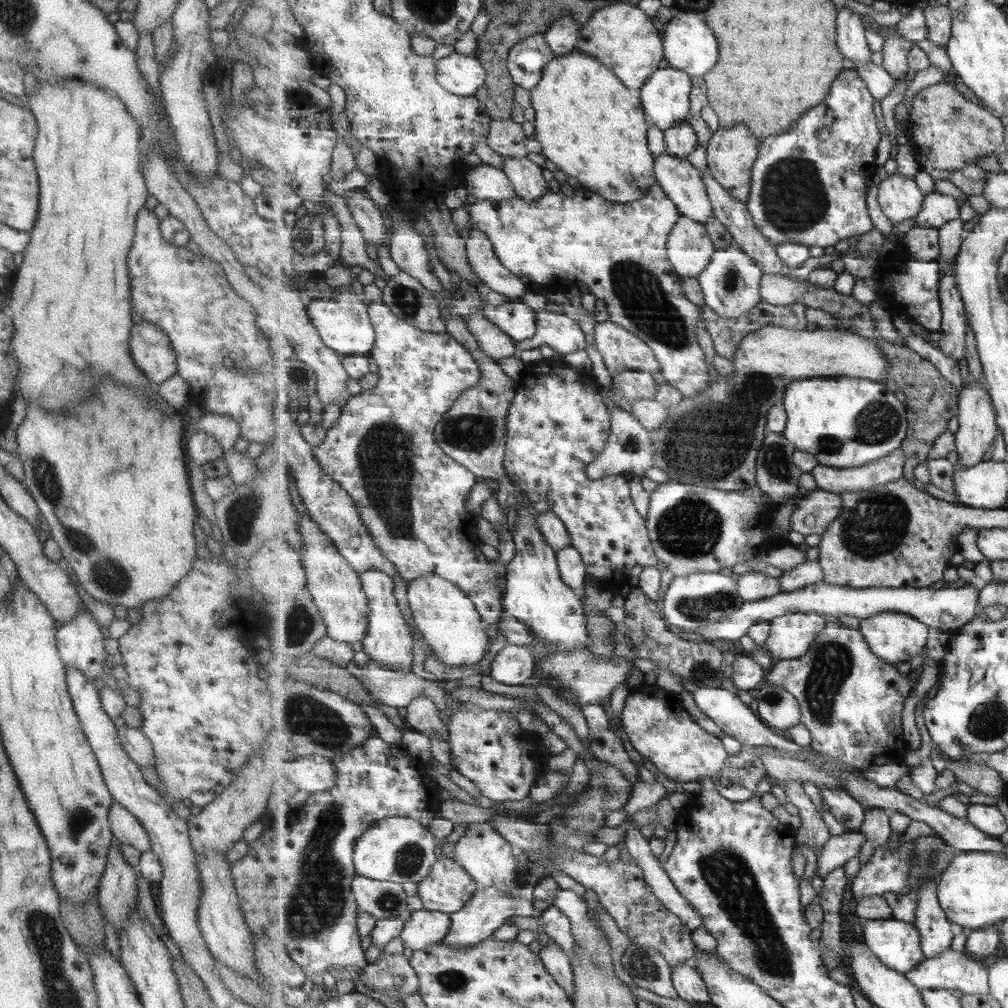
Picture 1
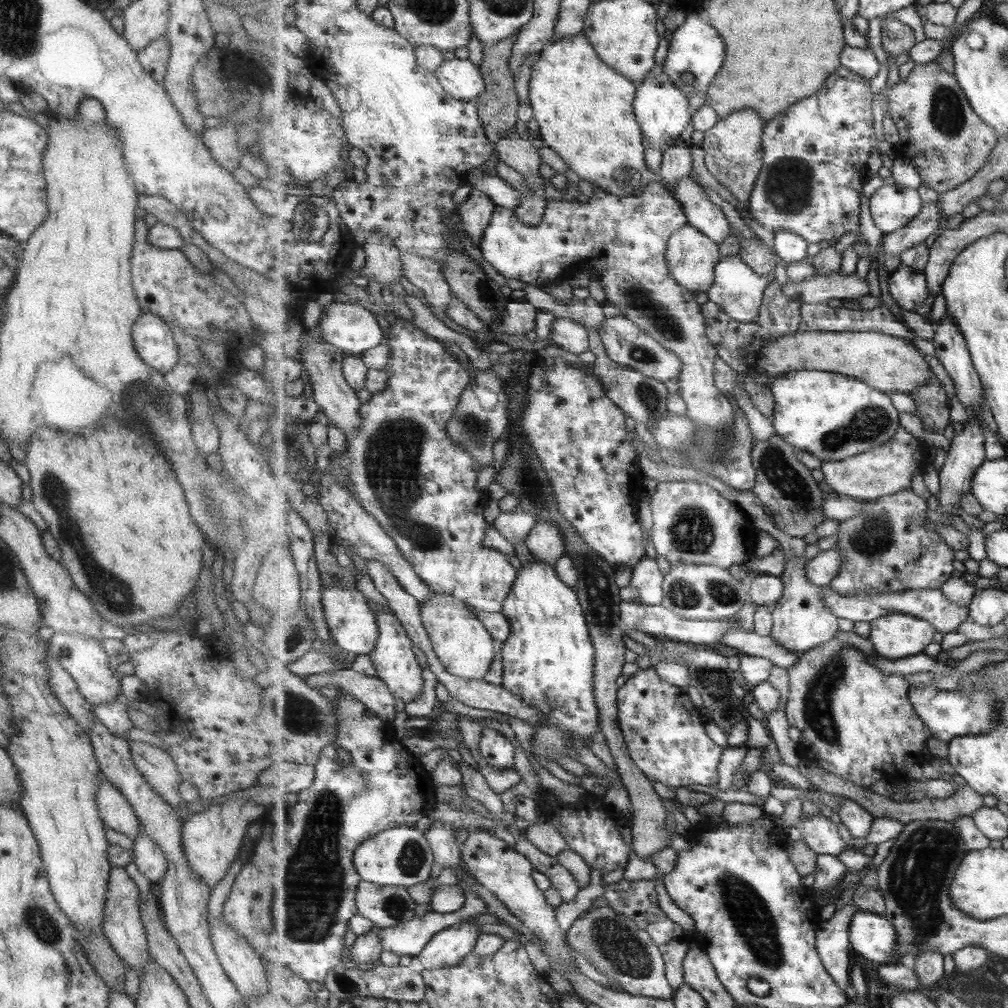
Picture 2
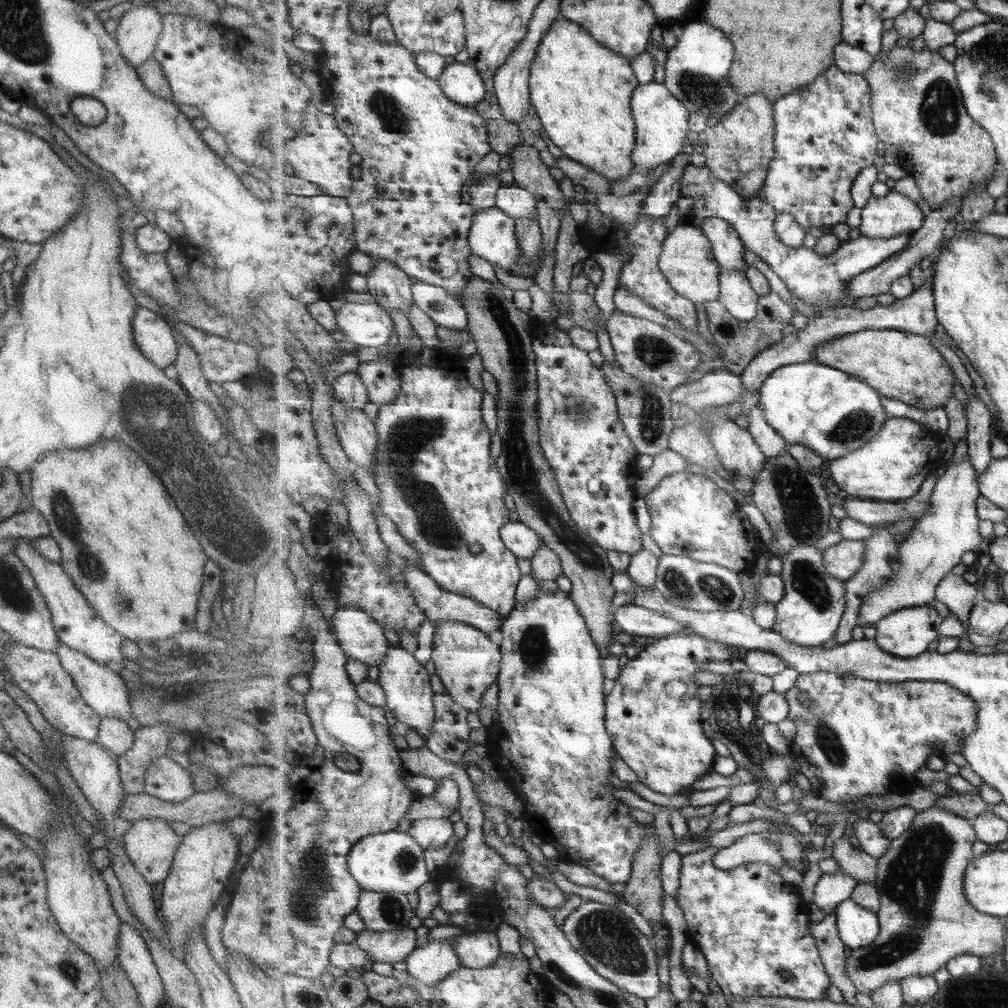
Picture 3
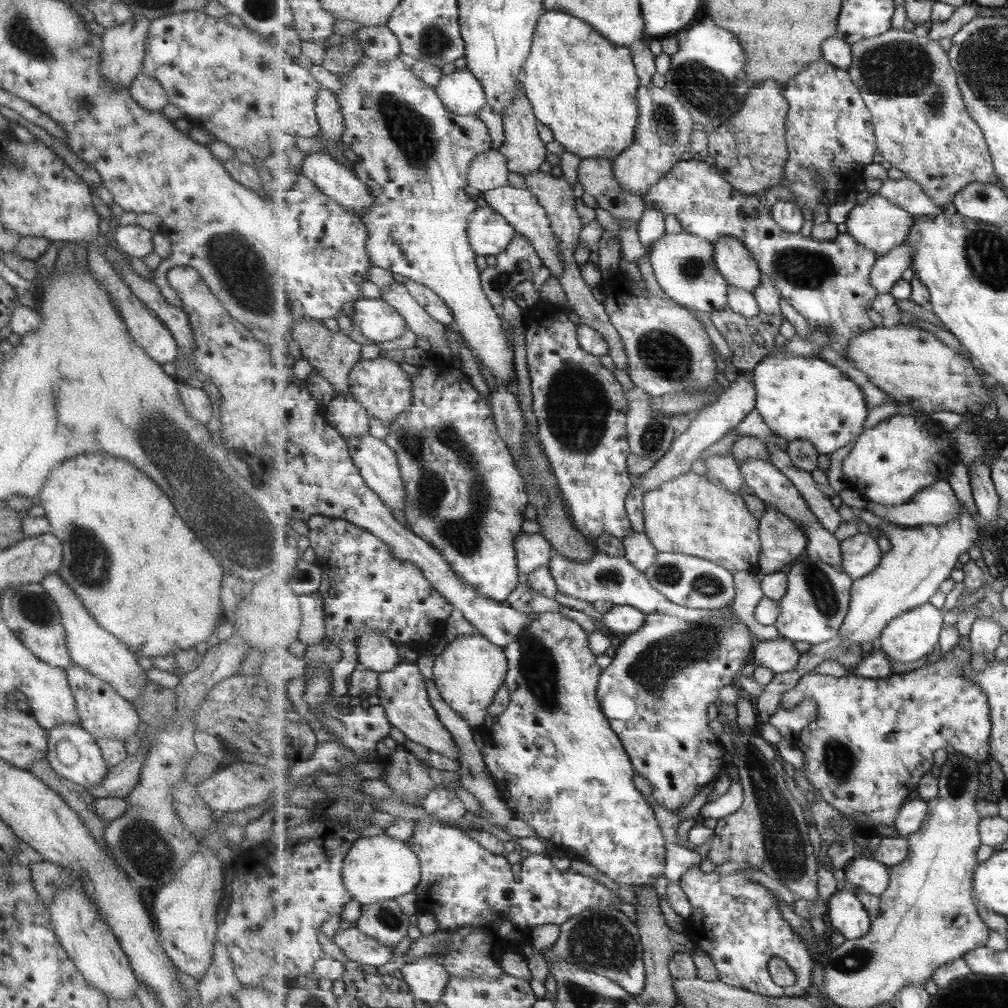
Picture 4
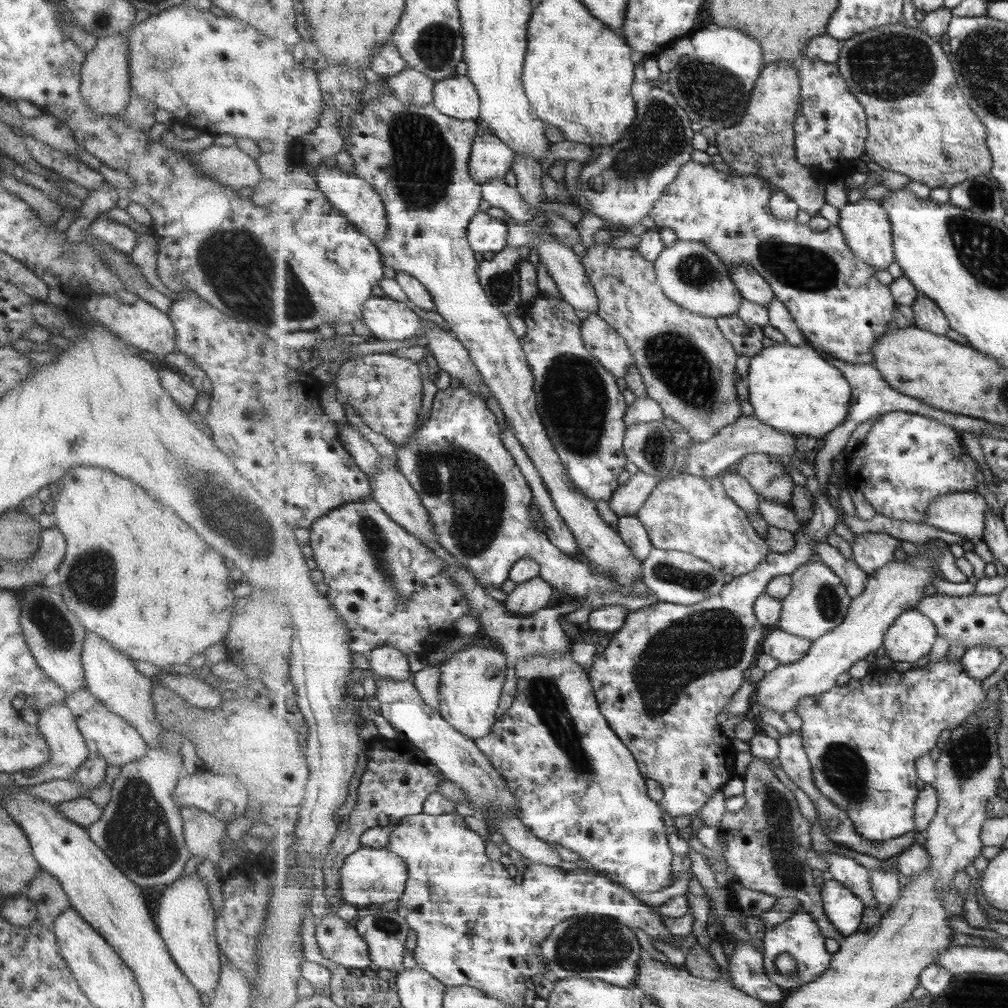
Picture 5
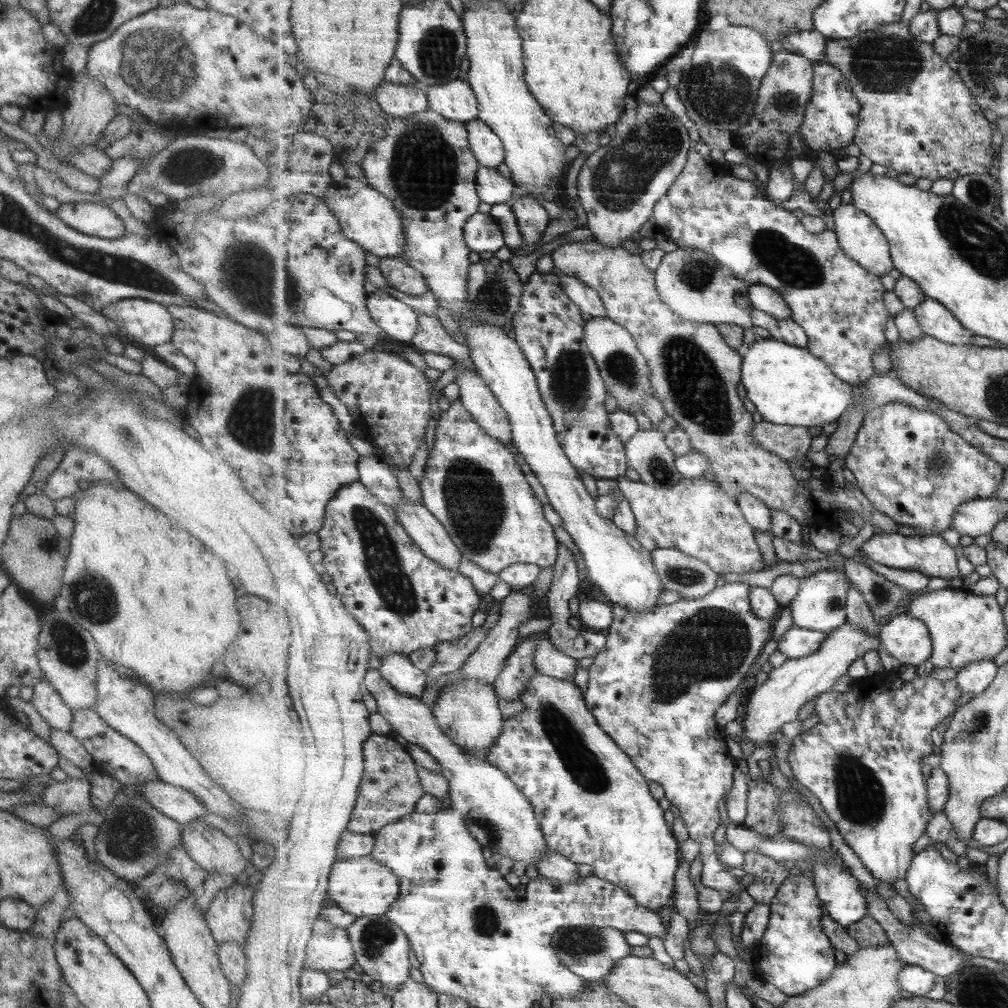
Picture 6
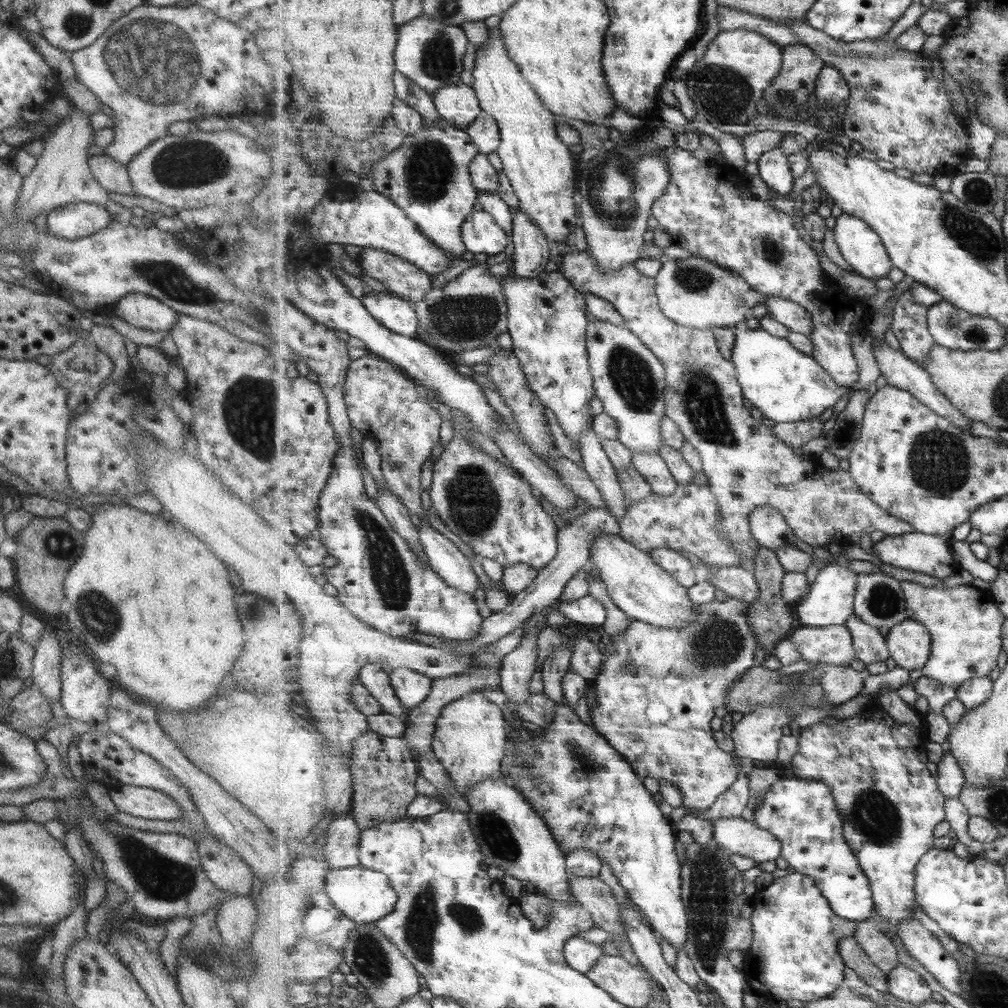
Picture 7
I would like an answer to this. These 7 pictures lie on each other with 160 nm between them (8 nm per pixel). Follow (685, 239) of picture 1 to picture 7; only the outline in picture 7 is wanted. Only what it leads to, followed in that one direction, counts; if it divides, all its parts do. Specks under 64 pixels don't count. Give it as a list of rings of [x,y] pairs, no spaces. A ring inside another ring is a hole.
[[[697,255],[663,260],[656,284],[658,302],[665,317],[677,324],[700,330],[713,330],[715,327],[731,329],[737,322],[748,320],[752,308],[757,304],[764,305],[766,300],[739,274]]]

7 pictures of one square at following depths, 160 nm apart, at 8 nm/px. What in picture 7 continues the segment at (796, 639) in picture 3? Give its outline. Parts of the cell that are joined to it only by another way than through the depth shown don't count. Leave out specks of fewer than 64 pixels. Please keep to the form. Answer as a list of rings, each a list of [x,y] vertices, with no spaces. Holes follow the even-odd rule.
[[[833,562],[821,569],[808,596],[795,605],[798,625],[823,628],[845,625],[854,616],[859,577],[860,574],[857,571],[843,562]]]

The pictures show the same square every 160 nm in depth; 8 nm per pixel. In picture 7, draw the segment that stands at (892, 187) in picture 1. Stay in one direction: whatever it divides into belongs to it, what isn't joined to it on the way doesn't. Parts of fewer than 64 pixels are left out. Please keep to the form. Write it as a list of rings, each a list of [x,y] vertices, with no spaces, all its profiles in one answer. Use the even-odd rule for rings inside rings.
[[[838,212],[833,235],[844,260],[861,277],[876,282],[893,270],[883,239],[862,218]]]

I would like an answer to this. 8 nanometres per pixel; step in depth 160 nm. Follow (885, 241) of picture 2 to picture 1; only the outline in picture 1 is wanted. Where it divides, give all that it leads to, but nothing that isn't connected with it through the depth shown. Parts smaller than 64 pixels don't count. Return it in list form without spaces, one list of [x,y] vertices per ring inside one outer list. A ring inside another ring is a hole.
[[[933,191],[926,195],[922,212],[914,218],[915,226],[940,229],[948,222],[960,217],[962,201]]]

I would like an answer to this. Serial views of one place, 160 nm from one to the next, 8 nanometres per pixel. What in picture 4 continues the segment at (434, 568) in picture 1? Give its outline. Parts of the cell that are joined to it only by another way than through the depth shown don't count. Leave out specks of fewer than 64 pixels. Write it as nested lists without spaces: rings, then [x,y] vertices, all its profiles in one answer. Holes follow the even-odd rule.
[[[442,359],[428,363],[428,366],[419,367],[419,375],[412,377],[414,384],[413,407],[409,411],[405,411],[393,425],[390,426],[390,432],[385,437],[385,442],[397,453],[400,469],[406,484],[408,492],[408,500],[405,510],[405,518],[411,526],[411,530],[418,534],[421,538],[430,542],[437,550],[441,550],[441,554],[451,563],[455,572],[471,586],[478,591],[486,594],[490,599],[506,604],[509,594],[517,588],[517,554],[515,550],[516,538],[522,533],[523,522],[525,522],[525,512],[527,512],[527,504],[529,504],[529,493],[526,480],[522,475],[522,470],[516,463],[516,457],[508,444],[499,436],[499,431],[494,420],[493,407],[491,399],[477,392],[467,379],[467,376],[461,372],[461,369],[453,367],[448,361]]]

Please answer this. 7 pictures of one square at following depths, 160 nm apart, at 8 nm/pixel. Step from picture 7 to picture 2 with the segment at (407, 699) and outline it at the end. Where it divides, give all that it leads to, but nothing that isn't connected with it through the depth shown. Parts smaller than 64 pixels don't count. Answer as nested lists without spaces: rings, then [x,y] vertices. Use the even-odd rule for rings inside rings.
[[[330,586],[323,589],[322,601],[331,634],[346,653],[353,652],[359,656],[367,656],[374,652],[380,637],[378,618],[360,591],[355,588]]]

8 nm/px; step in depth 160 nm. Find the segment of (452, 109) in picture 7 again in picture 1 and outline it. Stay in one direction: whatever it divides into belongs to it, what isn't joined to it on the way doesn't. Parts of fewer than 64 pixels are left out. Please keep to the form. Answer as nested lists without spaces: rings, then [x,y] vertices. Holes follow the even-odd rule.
[[[453,52],[437,60],[438,82],[451,94],[476,96],[485,85],[487,72],[481,61],[473,55]]]

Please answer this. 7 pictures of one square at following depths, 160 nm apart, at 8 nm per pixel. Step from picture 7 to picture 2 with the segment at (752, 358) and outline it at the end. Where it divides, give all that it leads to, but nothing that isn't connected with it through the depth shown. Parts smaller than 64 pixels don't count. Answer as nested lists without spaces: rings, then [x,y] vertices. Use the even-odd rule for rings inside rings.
[[[796,370],[780,374],[770,388],[775,395],[776,434],[790,442],[798,451],[813,454],[822,461],[842,461],[885,444],[895,436],[899,425],[899,411],[888,393],[869,386],[851,375],[822,370]]]

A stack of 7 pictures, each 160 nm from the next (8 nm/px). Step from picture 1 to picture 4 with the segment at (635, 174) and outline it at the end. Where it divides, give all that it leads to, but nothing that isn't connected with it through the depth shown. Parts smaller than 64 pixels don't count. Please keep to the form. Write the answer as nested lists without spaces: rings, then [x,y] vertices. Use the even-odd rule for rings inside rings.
[[[563,9],[544,10],[534,32],[532,51],[524,64],[522,86],[534,108],[534,115],[551,127],[556,141],[567,152],[579,158],[605,157],[616,159],[636,139],[639,124],[638,90],[641,82],[631,50],[617,46],[595,30],[591,23]]]

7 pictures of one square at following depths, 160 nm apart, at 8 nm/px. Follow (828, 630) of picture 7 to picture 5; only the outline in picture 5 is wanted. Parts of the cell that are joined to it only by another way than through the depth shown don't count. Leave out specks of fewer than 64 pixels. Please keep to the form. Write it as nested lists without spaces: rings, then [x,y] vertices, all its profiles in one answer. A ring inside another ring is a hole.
[[[775,629],[763,641],[762,652],[775,657],[783,665],[801,660],[810,650],[814,642],[810,638],[789,634],[787,631]]]

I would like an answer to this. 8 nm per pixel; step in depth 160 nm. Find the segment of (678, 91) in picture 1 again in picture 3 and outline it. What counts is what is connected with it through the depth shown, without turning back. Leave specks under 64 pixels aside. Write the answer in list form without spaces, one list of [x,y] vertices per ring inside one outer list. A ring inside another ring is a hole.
[[[651,82],[639,85],[632,96],[632,109],[636,120],[637,142],[632,161],[637,171],[646,172],[666,162],[671,162],[683,153],[690,129],[691,111],[685,103],[662,84]]]

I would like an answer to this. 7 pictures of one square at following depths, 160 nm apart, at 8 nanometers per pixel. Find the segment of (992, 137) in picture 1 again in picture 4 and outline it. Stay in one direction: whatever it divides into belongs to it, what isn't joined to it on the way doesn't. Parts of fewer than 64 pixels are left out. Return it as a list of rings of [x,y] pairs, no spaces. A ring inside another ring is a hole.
[[[902,28],[891,29],[885,34],[860,40],[852,45],[852,63],[848,72],[855,86],[860,88],[860,93],[871,111],[878,150],[882,158],[889,161],[891,166],[902,170],[907,178],[918,182],[937,206],[944,208],[947,203],[953,203],[955,194],[963,190],[964,186],[971,184],[971,182],[999,183],[998,175],[995,172],[994,159],[991,156],[990,147],[986,141],[986,135],[979,123],[970,115],[970,111],[964,101],[964,94],[958,85],[957,71],[954,70],[950,63],[950,55],[941,48],[941,44],[939,44],[937,39],[929,36],[929,33],[926,36],[917,36],[917,34],[913,34],[913,31],[908,32]]]

